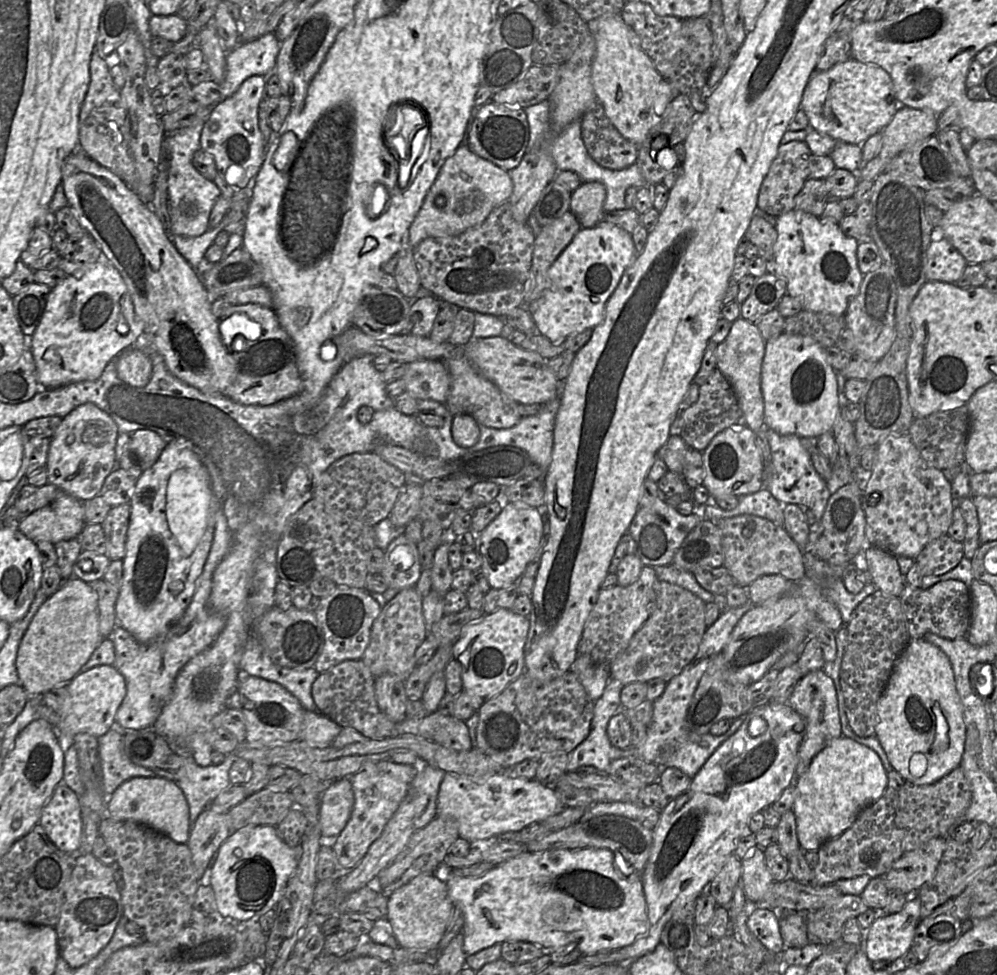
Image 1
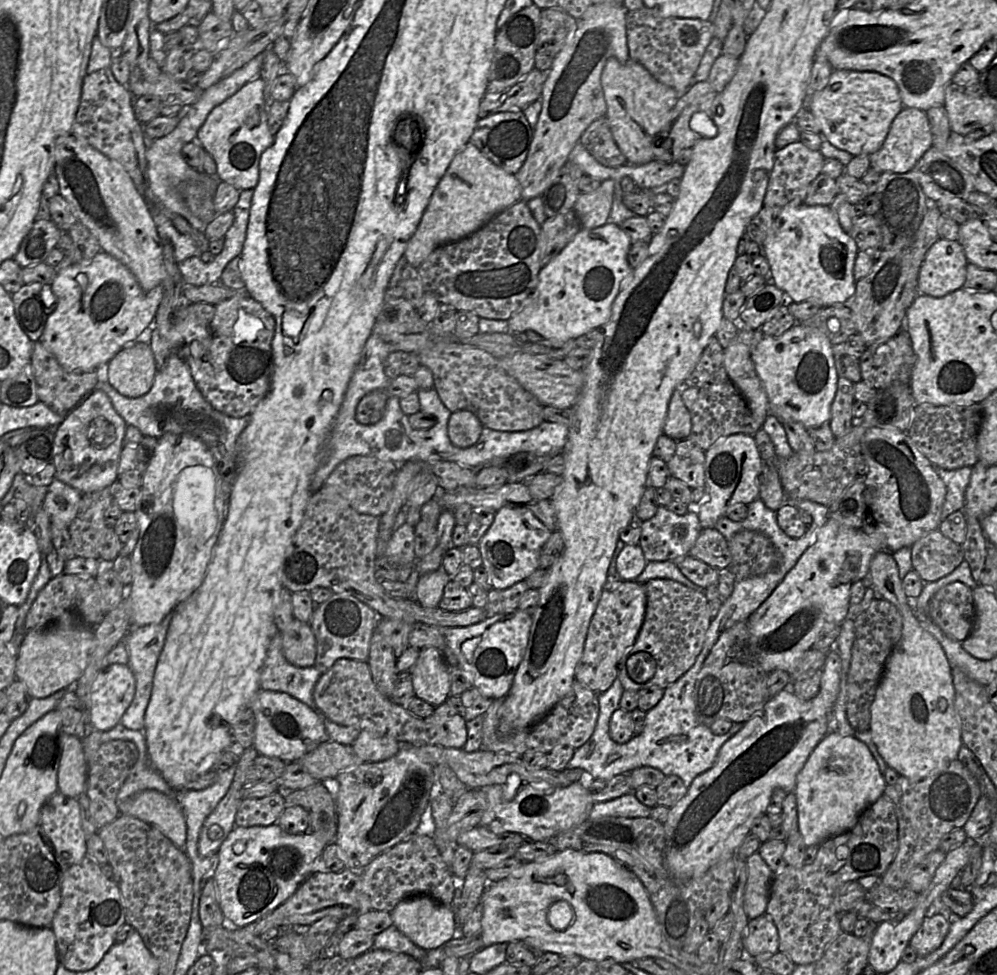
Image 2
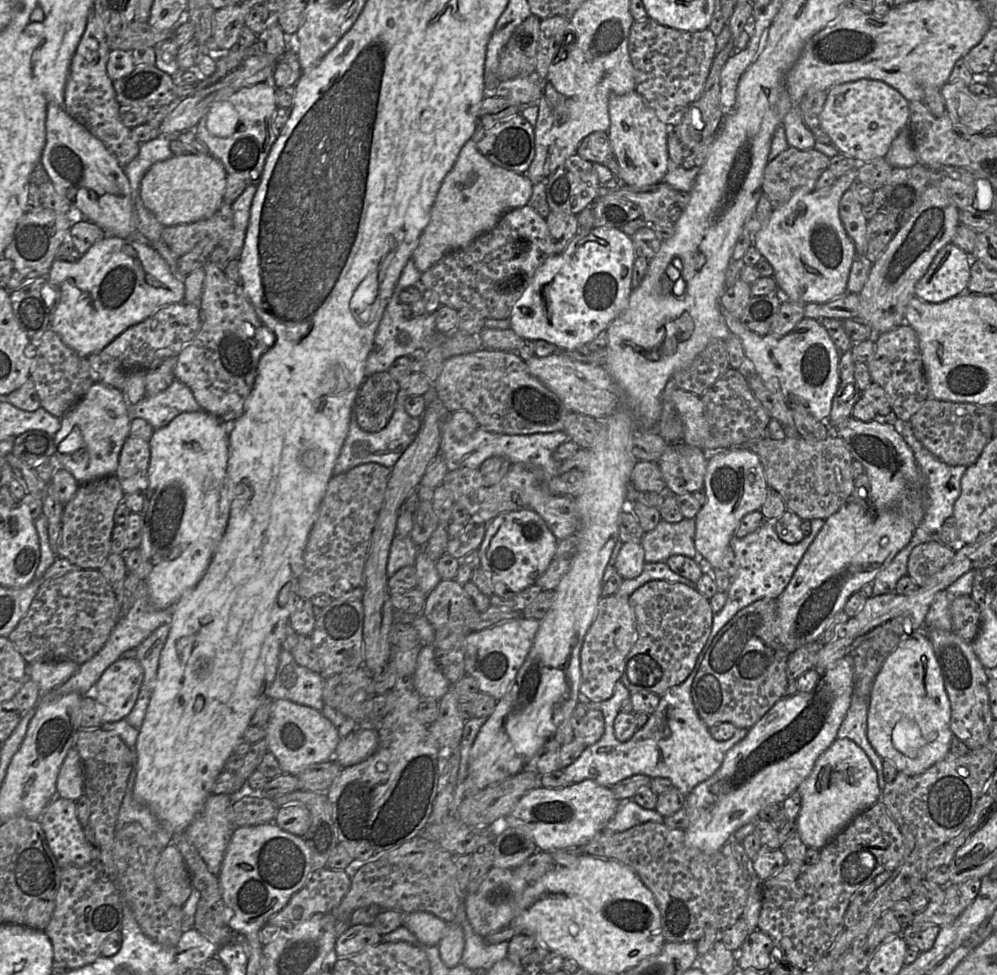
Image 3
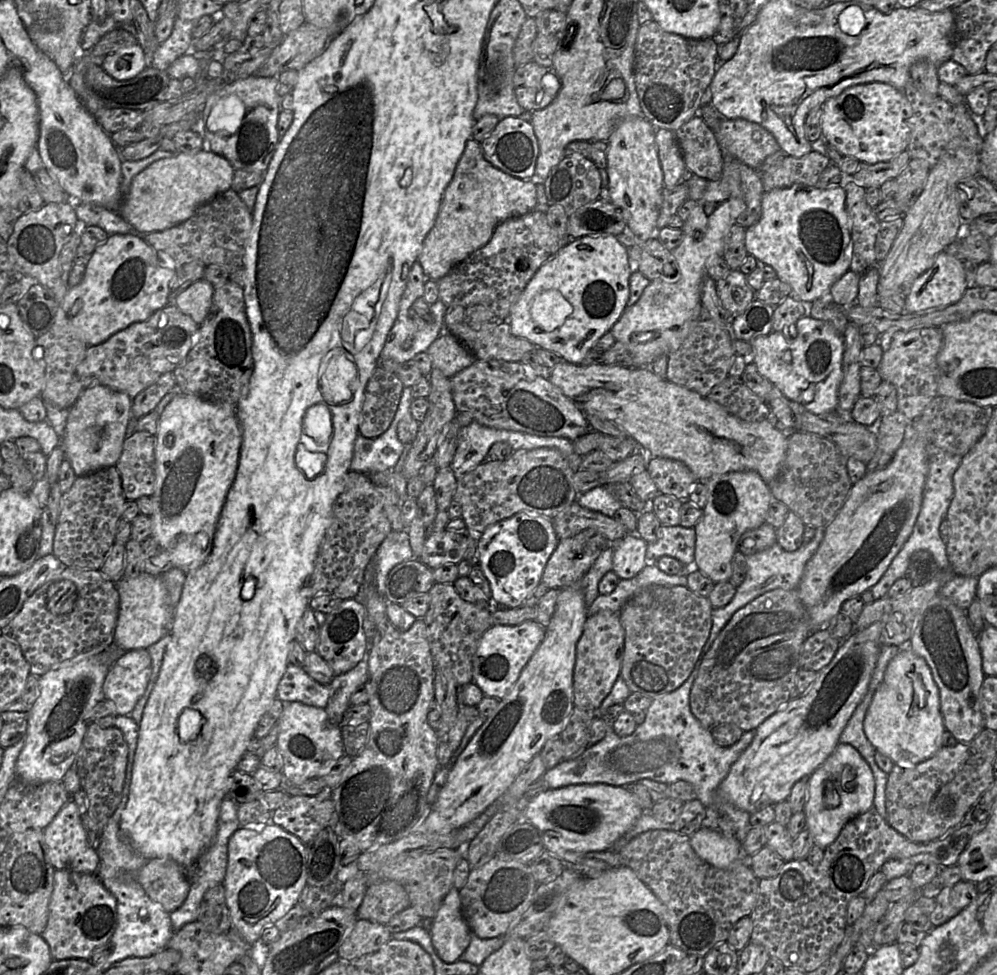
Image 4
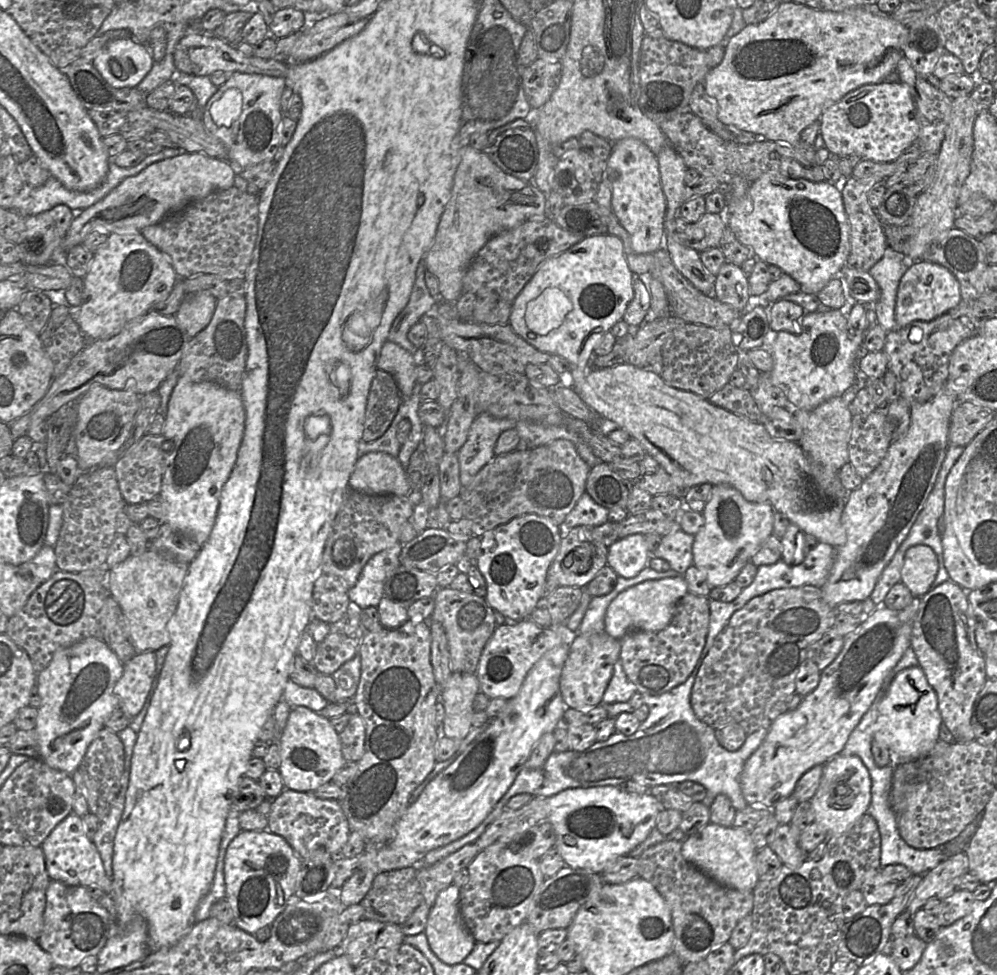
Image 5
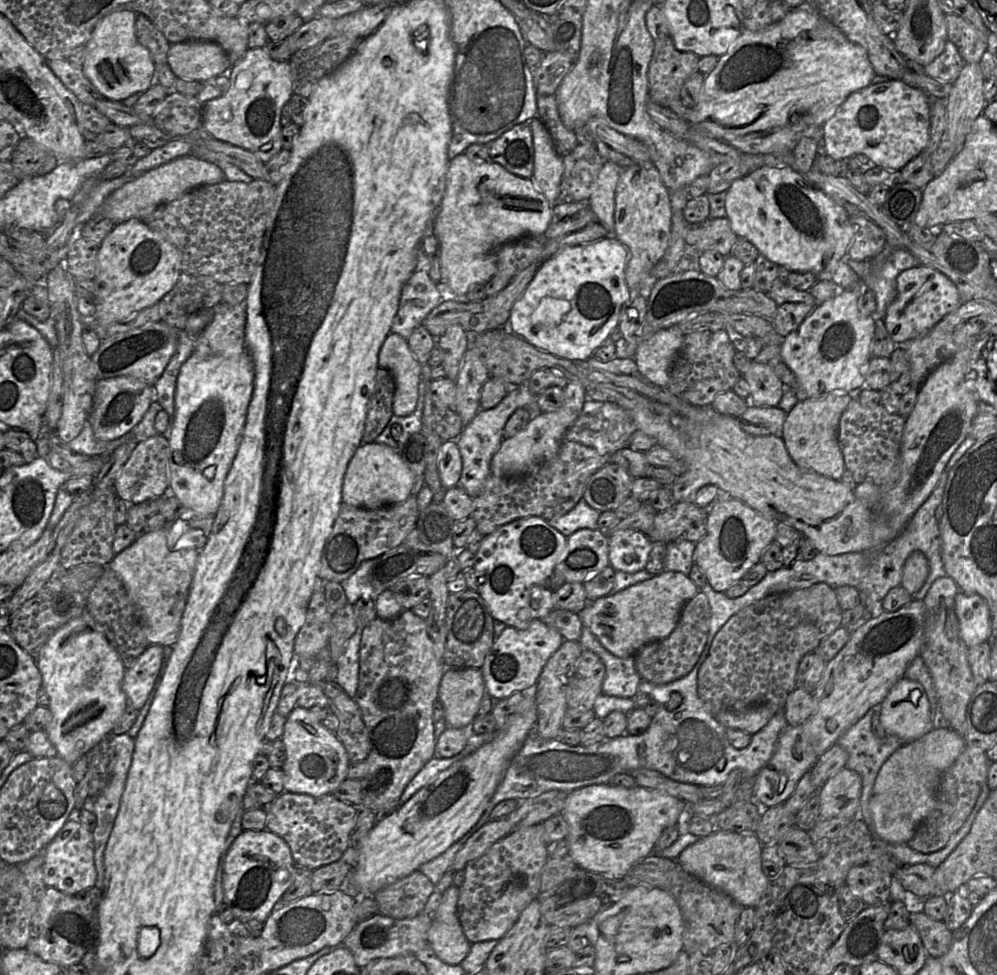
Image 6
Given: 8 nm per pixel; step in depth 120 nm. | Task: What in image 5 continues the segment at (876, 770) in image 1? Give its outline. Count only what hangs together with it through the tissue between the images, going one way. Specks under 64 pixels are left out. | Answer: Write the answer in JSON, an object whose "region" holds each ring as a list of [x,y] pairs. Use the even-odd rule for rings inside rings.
{"region":[[[837,755],[825,763],[820,785],[810,802],[815,813],[815,821],[826,828],[828,838],[844,833],[867,813],[871,803],[871,777],[862,760],[855,755]]]}

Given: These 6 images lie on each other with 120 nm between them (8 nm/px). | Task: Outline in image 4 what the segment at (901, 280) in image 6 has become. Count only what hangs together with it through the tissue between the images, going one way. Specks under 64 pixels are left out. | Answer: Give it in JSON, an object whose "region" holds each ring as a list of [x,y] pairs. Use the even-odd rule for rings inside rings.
{"region":[[[943,250],[936,256],[933,264],[914,280],[905,297],[905,312],[918,313],[956,303],[967,288],[966,265]]]}

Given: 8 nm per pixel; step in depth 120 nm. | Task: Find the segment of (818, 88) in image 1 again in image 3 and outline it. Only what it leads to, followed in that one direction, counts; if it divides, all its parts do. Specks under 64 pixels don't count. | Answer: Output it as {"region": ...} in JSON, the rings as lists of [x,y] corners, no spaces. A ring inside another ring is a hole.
{"region":[[[860,79],[835,85],[828,90],[819,126],[840,154],[859,163],[867,163],[885,157],[899,132],[909,127],[909,120],[909,101],[899,91],[883,81]]]}

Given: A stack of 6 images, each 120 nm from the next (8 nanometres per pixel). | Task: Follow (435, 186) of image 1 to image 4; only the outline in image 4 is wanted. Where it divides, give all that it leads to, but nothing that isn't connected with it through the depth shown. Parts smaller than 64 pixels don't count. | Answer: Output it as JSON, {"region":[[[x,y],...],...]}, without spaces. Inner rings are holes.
{"region":[[[470,138],[444,190],[435,223],[424,239],[418,262],[426,279],[437,281],[491,239],[496,226],[509,218],[534,211],[536,186],[511,176],[489,163],[480,144]]]}

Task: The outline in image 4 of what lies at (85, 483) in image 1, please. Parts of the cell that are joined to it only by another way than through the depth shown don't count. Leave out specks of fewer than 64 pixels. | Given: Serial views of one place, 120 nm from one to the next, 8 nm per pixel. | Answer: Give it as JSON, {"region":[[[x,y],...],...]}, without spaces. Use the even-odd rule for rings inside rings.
{"region":[[[92,385],[84,389],[69,409],[60,445],[76,476],[116,465],[127,438],[127,428],[132,417],[132,400],[124,392],[102,385]]]}

